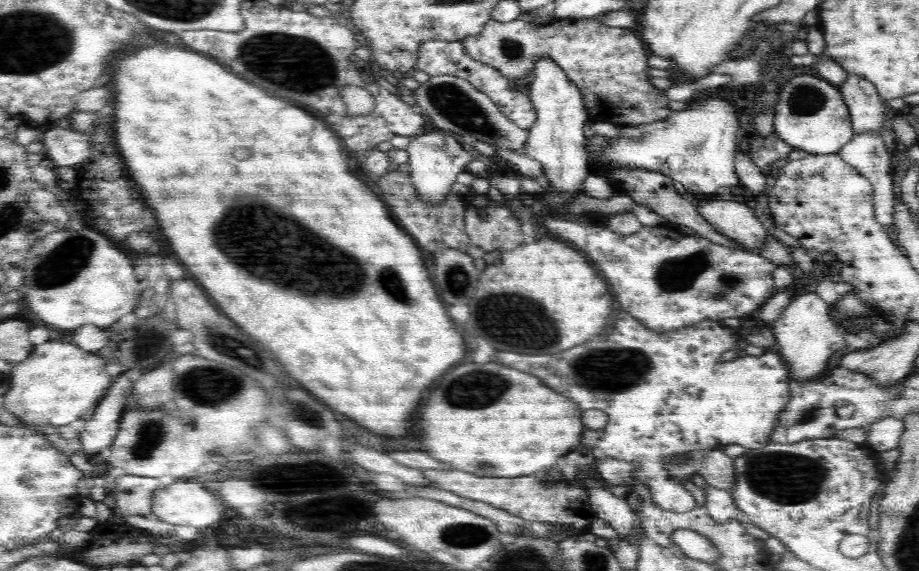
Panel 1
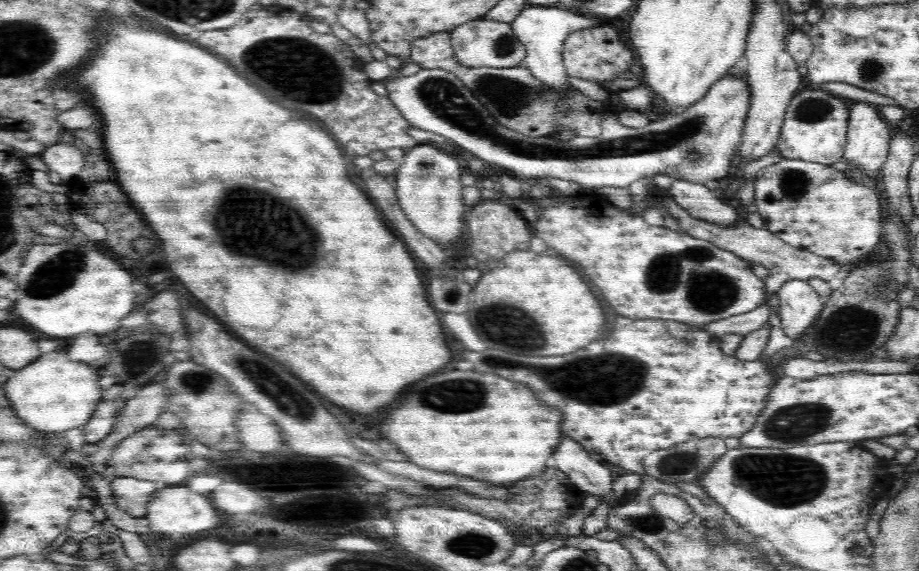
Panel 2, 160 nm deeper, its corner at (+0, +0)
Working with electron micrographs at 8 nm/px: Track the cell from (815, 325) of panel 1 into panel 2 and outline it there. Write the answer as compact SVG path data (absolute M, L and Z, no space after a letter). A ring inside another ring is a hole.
M789 280L775 292L780 299L782 329L791 339L802 338L805 330L814 326L828 296L818 295L808 281Z

